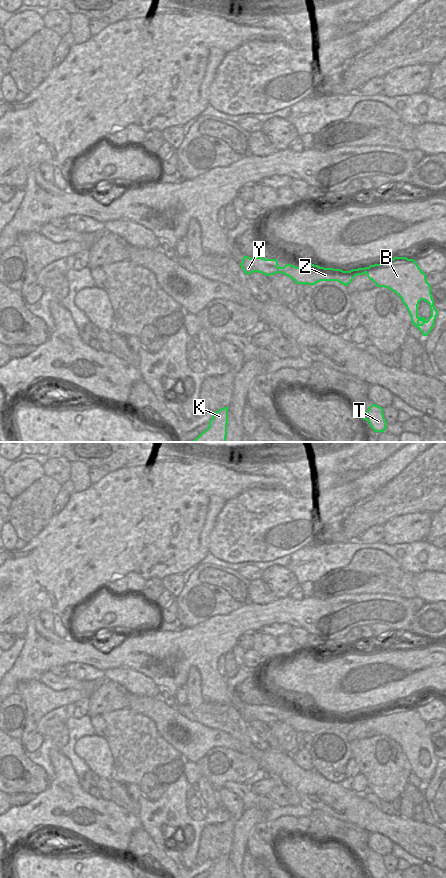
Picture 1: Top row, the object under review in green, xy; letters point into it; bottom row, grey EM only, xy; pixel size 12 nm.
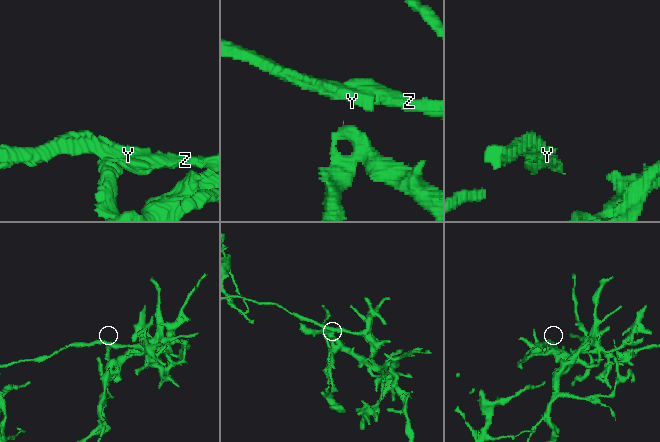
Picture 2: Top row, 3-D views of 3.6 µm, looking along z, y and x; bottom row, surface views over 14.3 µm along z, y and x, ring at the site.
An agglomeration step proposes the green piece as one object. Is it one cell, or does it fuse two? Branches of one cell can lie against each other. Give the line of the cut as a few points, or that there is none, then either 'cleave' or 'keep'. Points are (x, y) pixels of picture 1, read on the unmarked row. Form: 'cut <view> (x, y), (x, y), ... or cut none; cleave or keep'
cut xy (250, 706), (250, 709), (255, 713), (256, 719); cleave

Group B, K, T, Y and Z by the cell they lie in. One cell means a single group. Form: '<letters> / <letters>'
B K T Z / Y

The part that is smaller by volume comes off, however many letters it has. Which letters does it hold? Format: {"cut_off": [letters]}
{"cut_off": ["Y"]}

